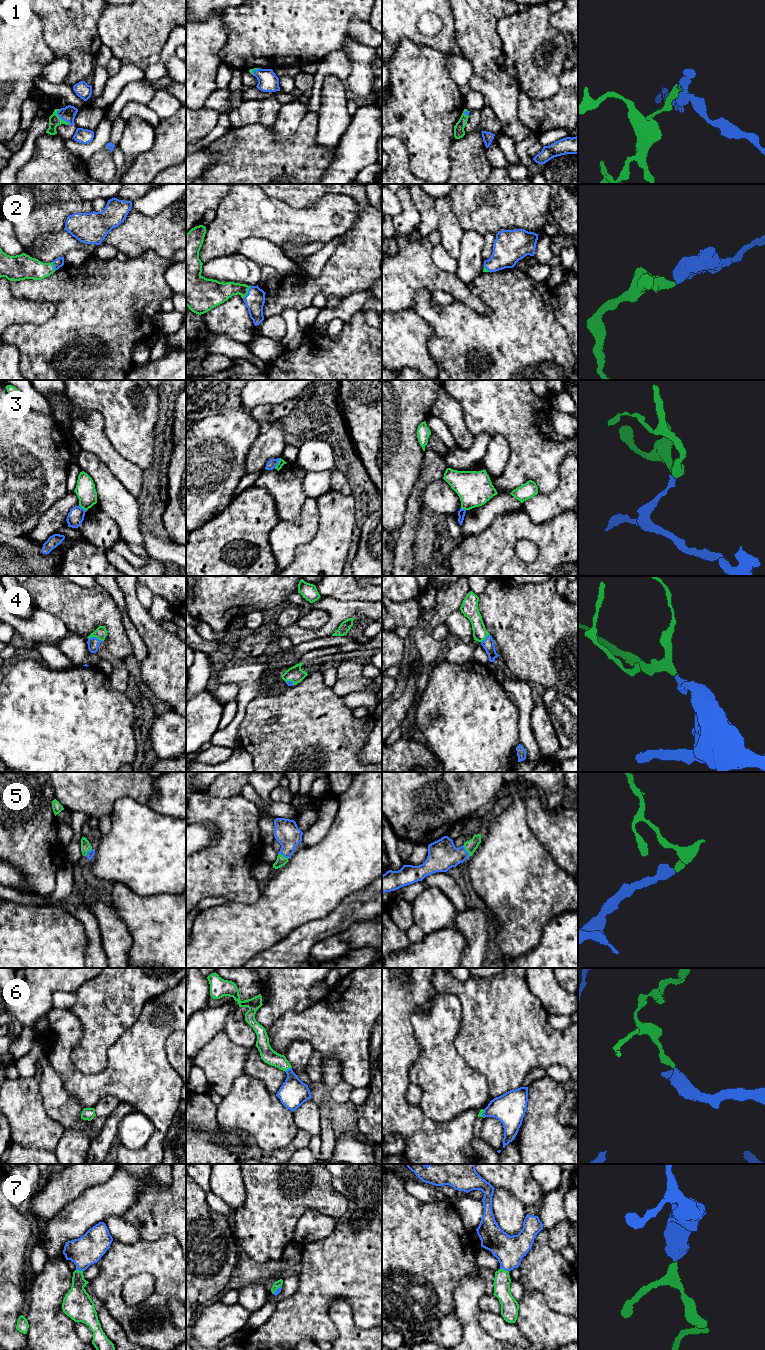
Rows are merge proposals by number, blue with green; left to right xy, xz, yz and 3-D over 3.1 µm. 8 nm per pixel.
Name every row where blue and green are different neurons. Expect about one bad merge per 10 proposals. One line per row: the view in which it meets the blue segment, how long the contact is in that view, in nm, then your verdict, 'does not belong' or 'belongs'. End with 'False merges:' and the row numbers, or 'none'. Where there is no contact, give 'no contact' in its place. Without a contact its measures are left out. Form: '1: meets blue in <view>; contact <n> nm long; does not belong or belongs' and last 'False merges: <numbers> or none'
1: meets blue in xy; contact 160 nm long; belongs
2: meets blue in xz; contact 120 nm long; belongs
3: meets blue in xz; contact 90 nm long; does not belong
4: meets blue in xy; contact 120 nm long; belongs
5: meets blue in yz; contact 110 nm long; belongs
6: meets blue in xz; contact 70 nm long; belongs
7: meets blue in yz; contact 80 nm long; belongs
False merges: 3

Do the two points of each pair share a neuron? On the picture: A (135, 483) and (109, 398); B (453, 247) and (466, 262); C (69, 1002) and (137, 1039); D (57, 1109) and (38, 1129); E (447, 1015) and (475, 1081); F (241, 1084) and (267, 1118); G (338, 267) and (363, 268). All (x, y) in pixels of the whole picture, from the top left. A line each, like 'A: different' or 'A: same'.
A: different
B: different
C: different
D: different
E: same
F: same
G: same

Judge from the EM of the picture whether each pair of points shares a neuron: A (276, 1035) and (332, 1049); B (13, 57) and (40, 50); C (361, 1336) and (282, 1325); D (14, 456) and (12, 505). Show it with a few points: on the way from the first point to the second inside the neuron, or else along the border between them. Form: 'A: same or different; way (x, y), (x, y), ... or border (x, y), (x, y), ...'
A: same; way (290, 1033), (316, 1033), (318, 1035)
B: same; way (20, 53), (33, 53)
C: different; border (328, 1311), (328, 1316), (336, 1329), (336, 1339)
D: same; way (12, 468), (12, 493)

